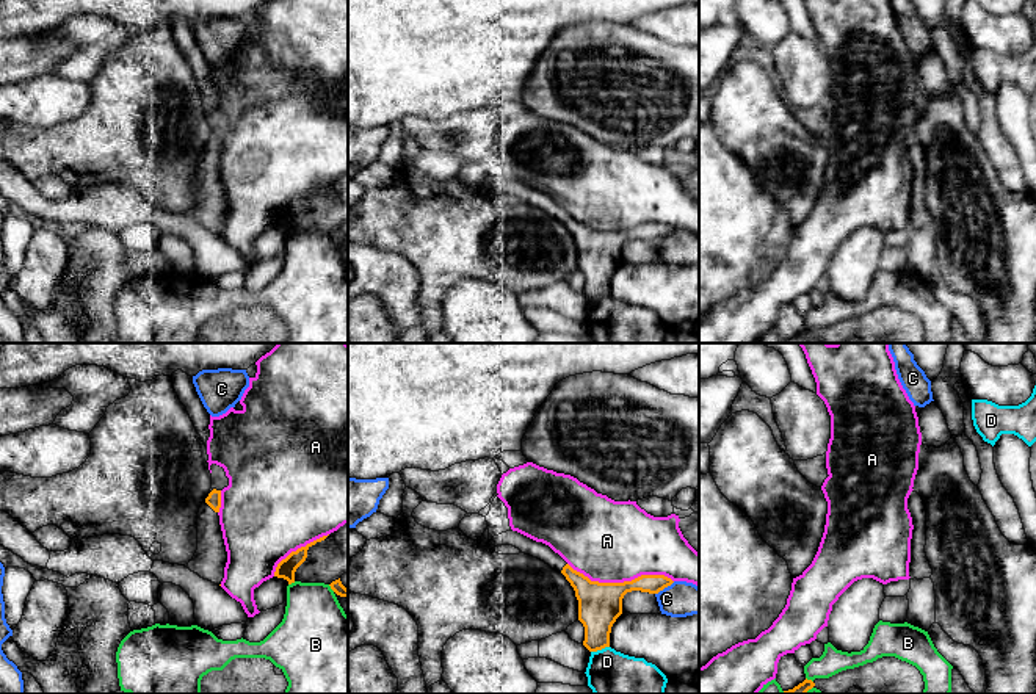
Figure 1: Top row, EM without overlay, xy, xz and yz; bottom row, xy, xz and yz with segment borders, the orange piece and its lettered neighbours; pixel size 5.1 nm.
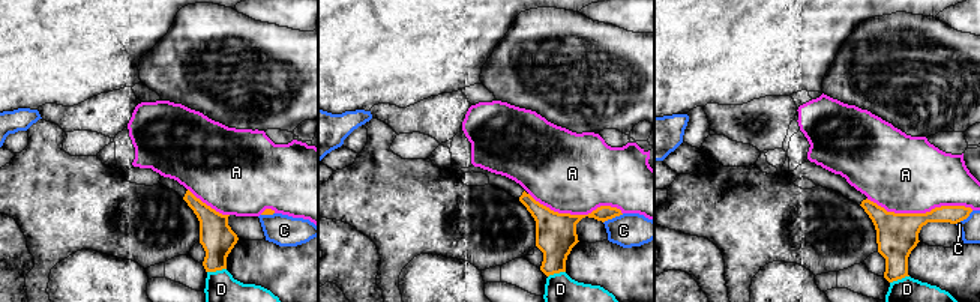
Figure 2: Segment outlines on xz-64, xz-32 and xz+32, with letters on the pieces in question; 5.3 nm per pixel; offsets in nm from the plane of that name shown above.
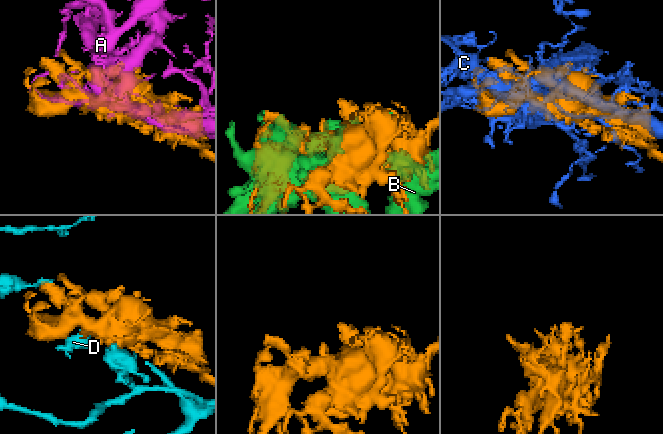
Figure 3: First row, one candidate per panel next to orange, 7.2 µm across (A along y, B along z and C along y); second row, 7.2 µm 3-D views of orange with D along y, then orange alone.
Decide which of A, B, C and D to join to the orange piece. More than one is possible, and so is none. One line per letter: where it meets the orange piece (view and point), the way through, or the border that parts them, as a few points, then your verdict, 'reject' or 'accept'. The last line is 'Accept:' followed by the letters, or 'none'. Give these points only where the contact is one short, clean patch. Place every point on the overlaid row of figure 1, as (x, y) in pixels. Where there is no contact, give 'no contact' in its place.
A: xz (621, 583) | reject
B: xy (292, 581) | reject
C: xz (665, 586) | reject
D: xz (599, 649) | along xz (608, 646), (591, 652) | reject
Accept: none

